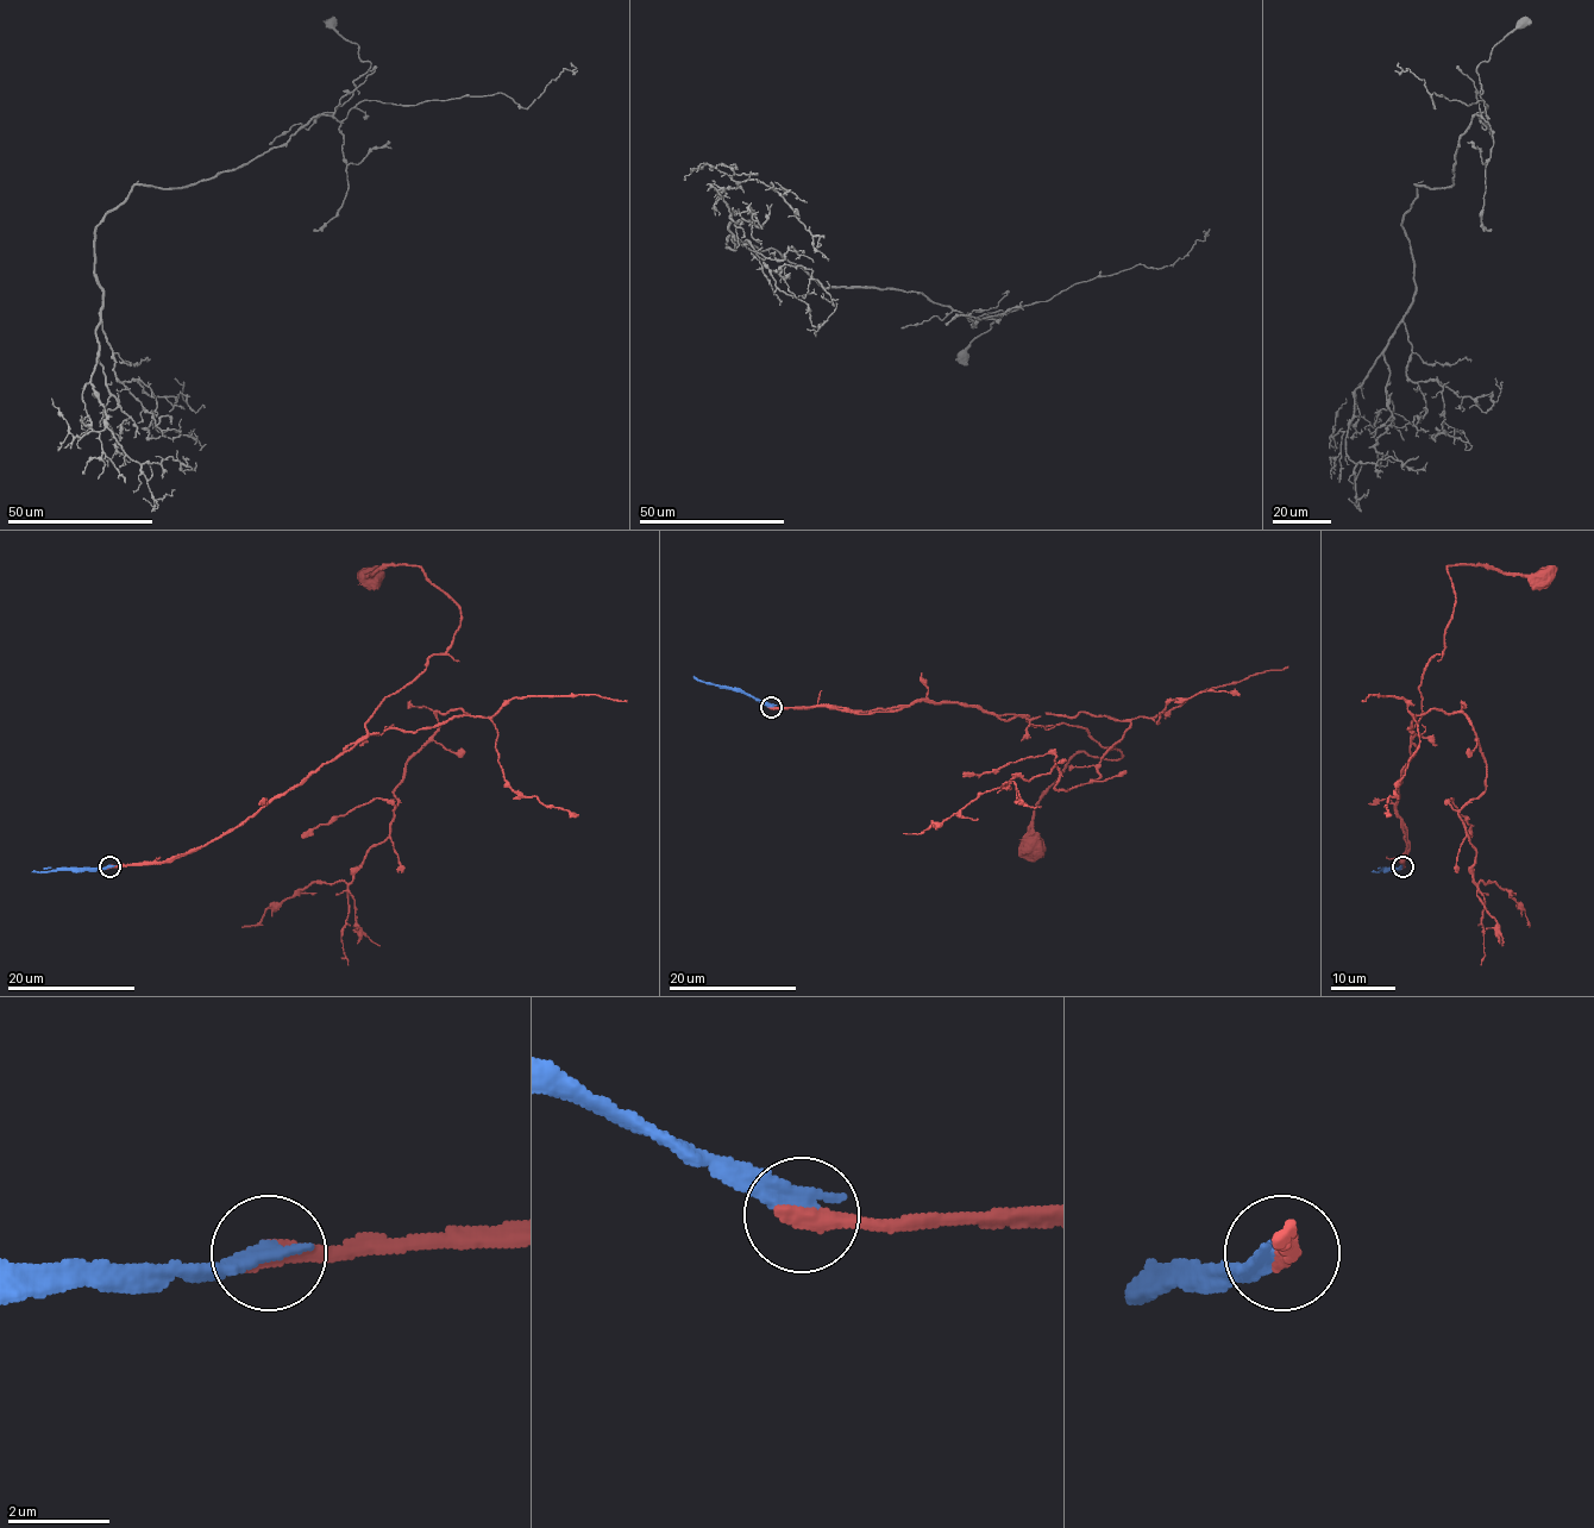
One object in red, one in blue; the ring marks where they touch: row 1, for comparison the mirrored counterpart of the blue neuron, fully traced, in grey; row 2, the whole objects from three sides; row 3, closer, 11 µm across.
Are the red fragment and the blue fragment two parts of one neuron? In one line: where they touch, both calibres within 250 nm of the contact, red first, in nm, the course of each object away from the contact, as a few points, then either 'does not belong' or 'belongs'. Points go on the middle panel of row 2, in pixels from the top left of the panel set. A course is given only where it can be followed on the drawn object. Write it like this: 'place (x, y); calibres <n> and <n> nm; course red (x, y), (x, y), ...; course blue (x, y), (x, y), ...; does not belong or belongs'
place (771, 707); calibres 480 and 400 nm; course red (771, 707), (974, 705), (1117, 749), (1068, 762), (1034, 811), (1033, 844); course blue (771, 706), (692, 677); belongs

